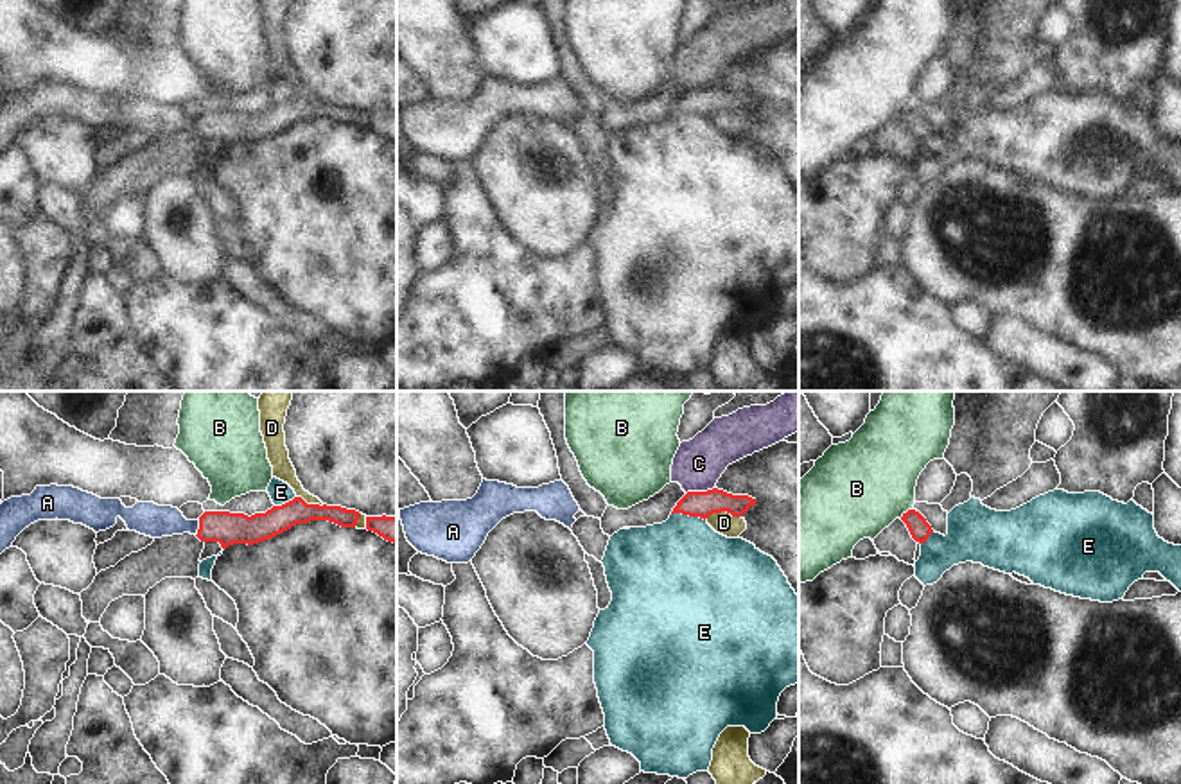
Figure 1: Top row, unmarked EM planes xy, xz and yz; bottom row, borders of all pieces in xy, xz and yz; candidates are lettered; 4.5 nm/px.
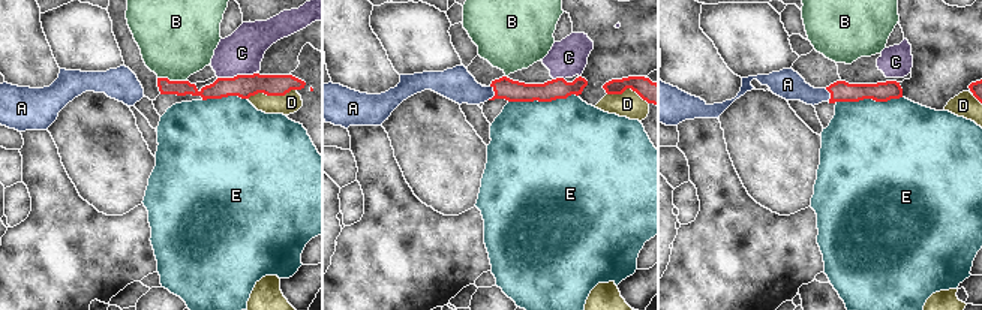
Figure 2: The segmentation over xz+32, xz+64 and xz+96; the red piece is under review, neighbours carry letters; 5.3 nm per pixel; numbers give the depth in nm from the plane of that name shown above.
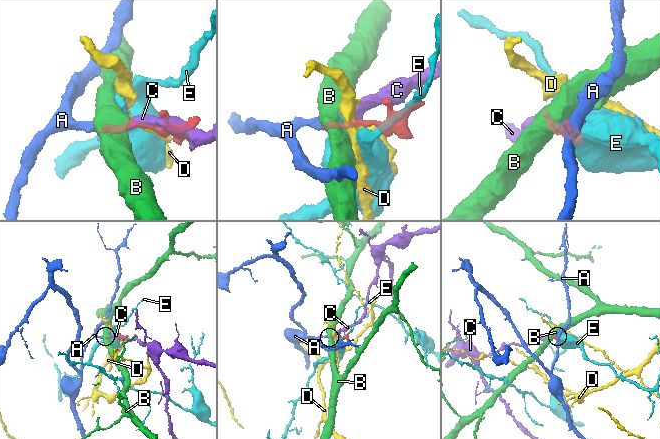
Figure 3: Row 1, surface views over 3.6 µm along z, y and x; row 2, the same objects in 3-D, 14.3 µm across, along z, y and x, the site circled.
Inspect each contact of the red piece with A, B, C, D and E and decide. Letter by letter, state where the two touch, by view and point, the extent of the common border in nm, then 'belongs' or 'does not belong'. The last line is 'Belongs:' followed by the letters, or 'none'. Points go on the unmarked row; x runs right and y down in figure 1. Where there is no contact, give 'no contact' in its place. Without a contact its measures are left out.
A: xy (200, 126) | 70 nm | belongs
B: yz (907, 110) | 70 nm | does not belong
C: xz (699, 90) | 130 nm | does not belong
D: xz (722, 108) | 170 nm | does not belong
E: xz (688, 112) | 160 nm | does not belong
Belongs: A

